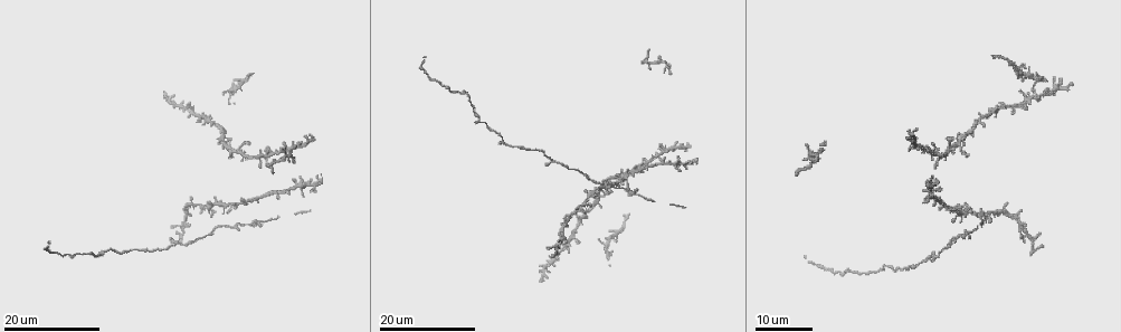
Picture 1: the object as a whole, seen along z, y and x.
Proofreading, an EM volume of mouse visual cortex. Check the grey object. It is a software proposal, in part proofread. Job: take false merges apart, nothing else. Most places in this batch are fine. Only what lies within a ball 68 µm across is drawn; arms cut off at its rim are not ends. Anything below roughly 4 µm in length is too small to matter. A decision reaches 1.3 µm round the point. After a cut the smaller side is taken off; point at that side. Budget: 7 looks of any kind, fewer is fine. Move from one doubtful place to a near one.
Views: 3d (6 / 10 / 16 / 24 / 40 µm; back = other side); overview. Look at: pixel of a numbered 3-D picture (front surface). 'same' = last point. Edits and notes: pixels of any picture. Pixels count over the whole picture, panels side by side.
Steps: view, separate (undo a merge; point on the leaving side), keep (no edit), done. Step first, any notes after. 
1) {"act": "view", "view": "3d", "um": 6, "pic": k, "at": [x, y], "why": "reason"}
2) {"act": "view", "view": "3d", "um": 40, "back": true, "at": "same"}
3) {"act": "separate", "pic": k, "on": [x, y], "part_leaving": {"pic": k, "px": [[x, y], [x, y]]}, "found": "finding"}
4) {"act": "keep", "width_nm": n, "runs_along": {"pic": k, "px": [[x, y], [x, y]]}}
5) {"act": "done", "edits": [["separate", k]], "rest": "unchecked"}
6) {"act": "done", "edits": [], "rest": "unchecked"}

{"act": "view", "view": "3d", "um": 16, "pic": 1, "at": [572, 239], "why": "three arms meet"}

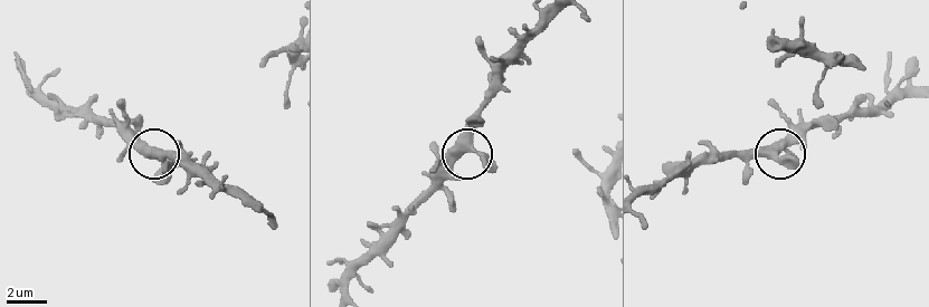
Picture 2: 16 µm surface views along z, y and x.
{"act": "view", "view": "3d", "um": 10, "pic": 2, "at": [472, 149]}

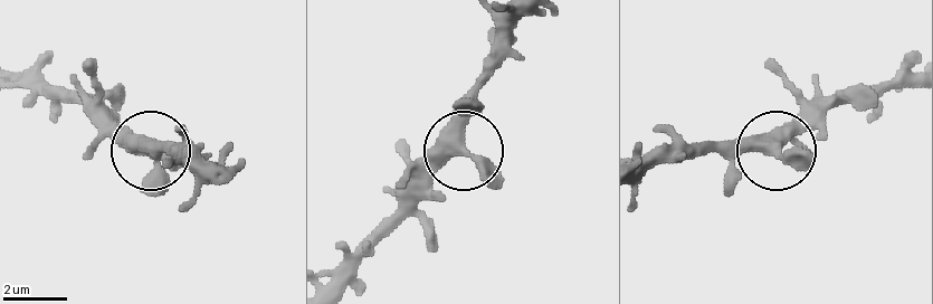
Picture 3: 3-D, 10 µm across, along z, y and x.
{"act": "keep", "found": "continuous, no second cell"}

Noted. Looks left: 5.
{"act": "view", "view": "3d", "um": 16, "pic": 1, "at": [256, 158], "why": "a fork"}

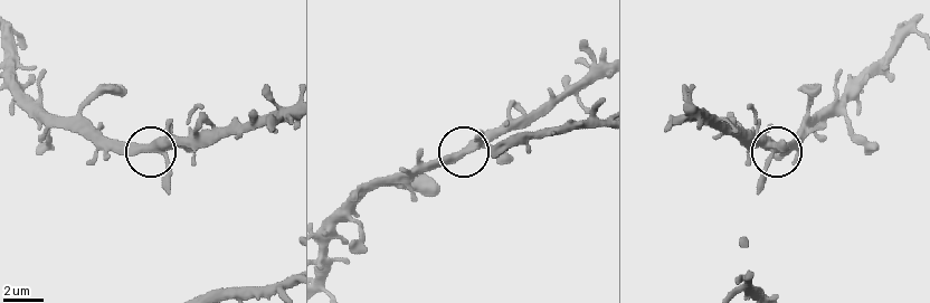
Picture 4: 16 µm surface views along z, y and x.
{"act": "view", "view": "3d", "um": 6, "pic": 4, "at": [151, 148]}

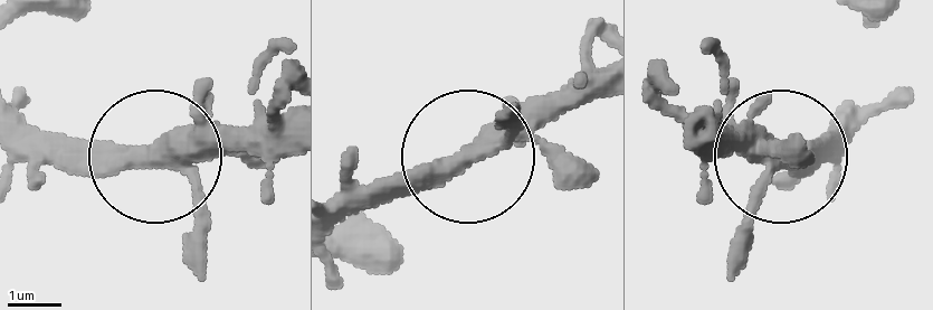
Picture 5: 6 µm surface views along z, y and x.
{"act": "keep", "arms": 3, "found": "all the same cell"}

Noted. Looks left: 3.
{"act": "view", "view": "3d", "um": 24, "pic": 1, "at": [899, 270], "why": "thin neck"}

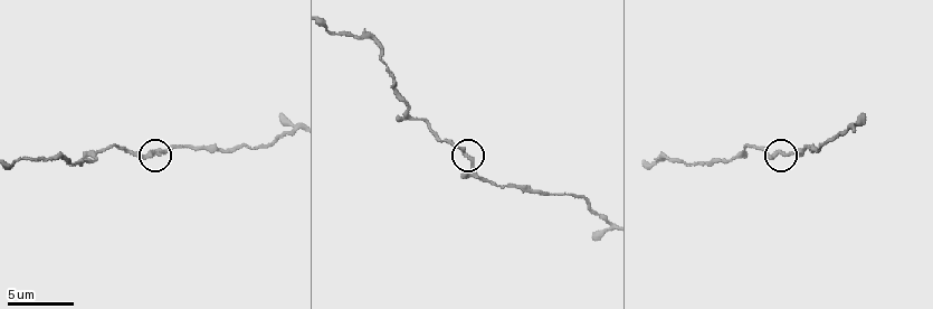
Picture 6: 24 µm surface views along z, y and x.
{"act": "view", "view": "3d", "um": 10, "pic": 6, "at": [784, 153]}

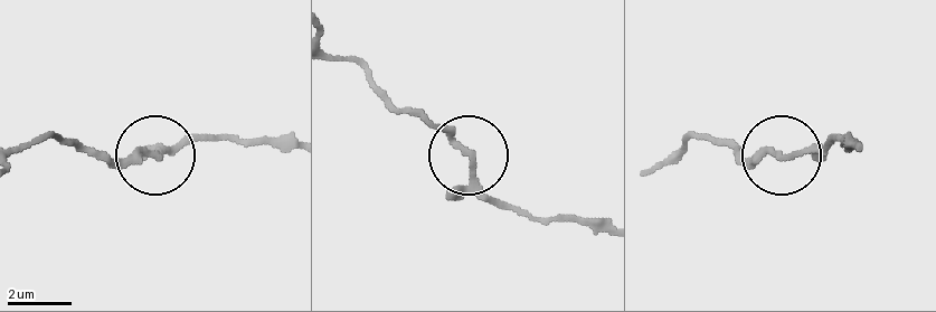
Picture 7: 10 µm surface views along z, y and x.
{"act": "keep", "runs_along": {"pic": 7, "px": [[601, 233], [512, 211], [410, 107]]}, "found": "one cell here"}

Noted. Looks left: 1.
{"act": "done", "edits": [], "rest": "unchecked"}

